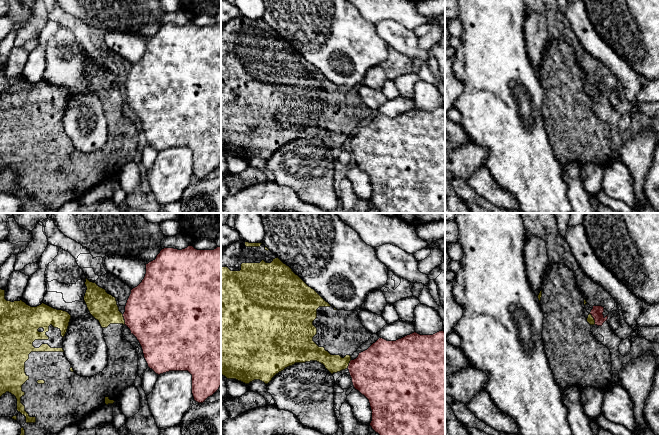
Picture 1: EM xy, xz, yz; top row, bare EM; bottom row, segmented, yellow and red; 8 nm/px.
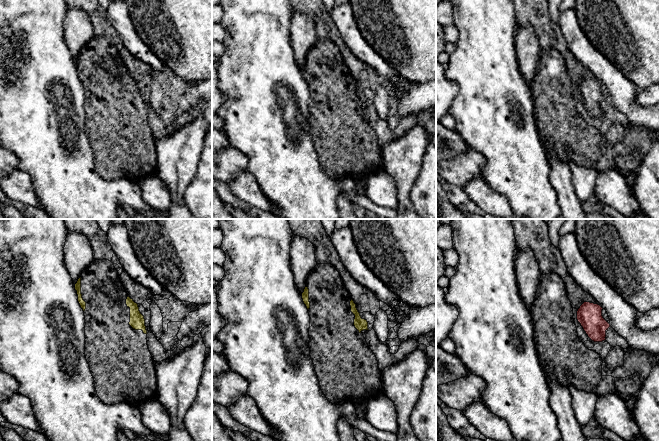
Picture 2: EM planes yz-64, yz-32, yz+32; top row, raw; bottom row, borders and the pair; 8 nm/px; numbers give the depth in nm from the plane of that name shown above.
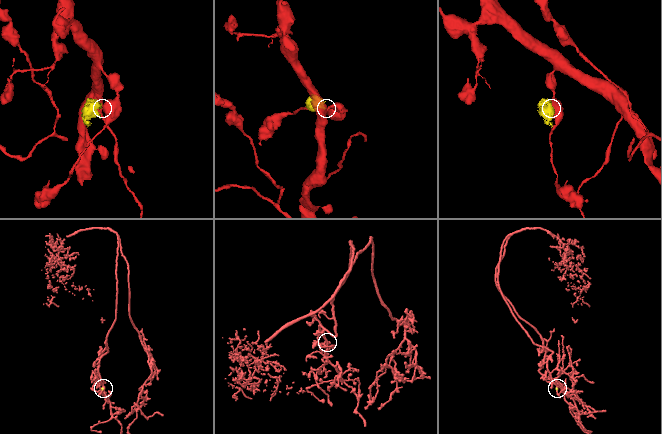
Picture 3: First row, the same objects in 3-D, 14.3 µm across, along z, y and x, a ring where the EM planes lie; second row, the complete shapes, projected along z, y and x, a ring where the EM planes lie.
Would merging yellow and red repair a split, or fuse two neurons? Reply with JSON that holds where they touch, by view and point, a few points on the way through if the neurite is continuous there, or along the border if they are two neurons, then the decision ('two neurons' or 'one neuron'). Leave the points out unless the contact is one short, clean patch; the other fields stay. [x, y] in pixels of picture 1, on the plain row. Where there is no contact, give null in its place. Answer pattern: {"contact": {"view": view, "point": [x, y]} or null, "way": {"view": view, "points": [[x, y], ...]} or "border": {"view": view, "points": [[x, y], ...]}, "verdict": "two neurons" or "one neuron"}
{"contact": {"view": "yz", "point": [593, 95]}, "border": {"view": "yz", "points": [[590, 89], [595, 100]]}, "verdict": "two neurons"}

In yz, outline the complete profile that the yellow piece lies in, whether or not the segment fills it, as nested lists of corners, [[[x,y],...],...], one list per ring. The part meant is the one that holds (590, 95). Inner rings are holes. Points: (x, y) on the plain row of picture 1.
[[[549,39],[538,71],[544,91],[542,114],[547,135],[560,167],[567,162],[607,165],[612,155],[610,126],[591,108],[595,96],[585,85],[583,74],[573,47],[564,39]]]

